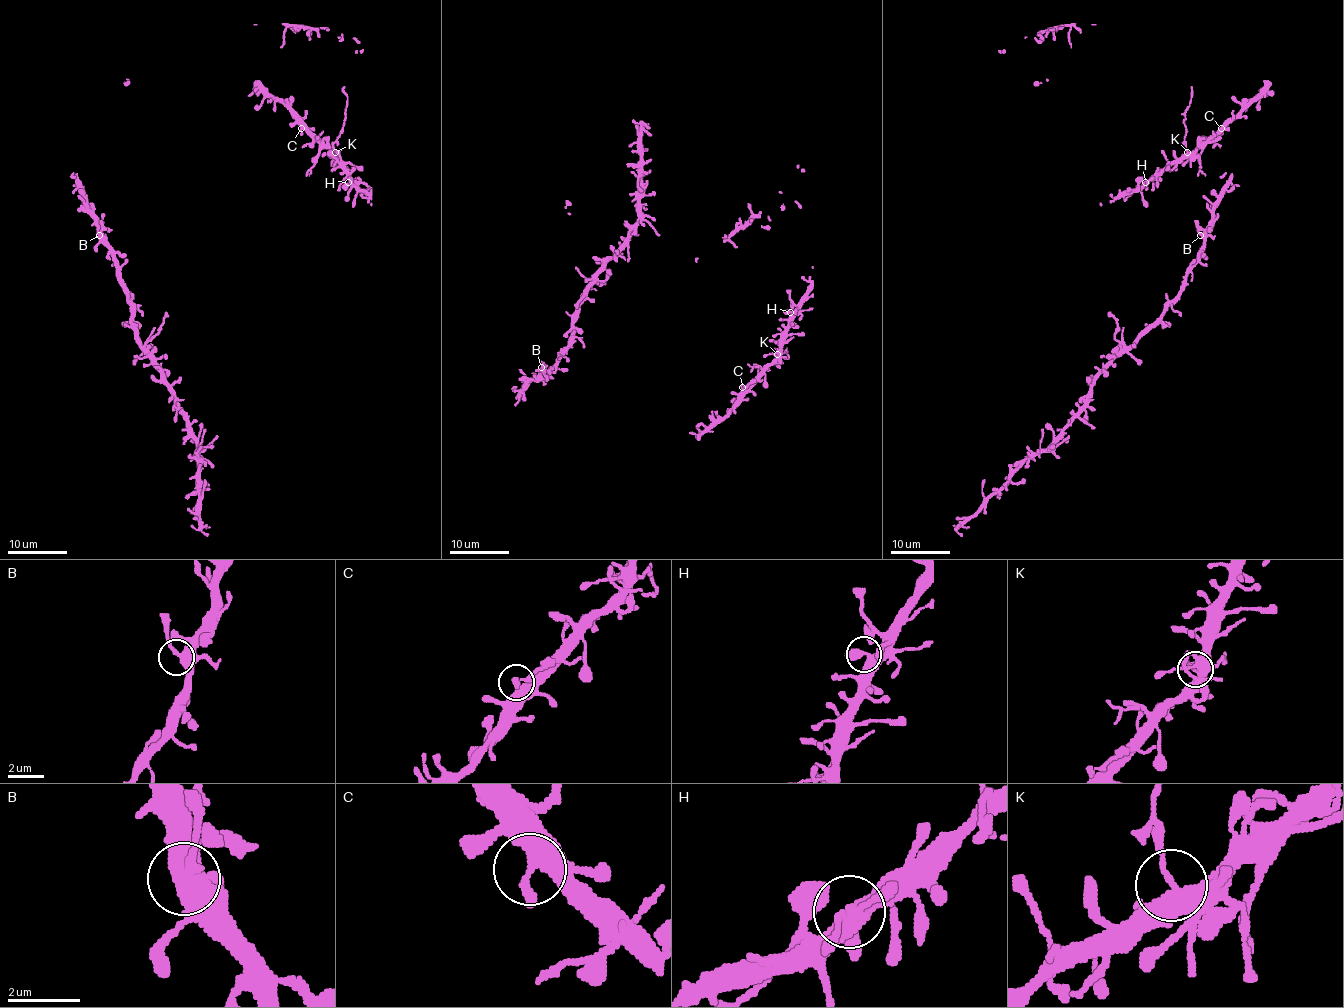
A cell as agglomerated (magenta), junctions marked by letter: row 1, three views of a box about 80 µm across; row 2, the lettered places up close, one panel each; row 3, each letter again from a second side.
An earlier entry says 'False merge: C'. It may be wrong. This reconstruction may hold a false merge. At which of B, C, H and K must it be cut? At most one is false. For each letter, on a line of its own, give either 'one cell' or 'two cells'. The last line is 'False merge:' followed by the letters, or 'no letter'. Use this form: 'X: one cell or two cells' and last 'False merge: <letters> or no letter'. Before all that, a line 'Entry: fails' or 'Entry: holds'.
Entry: fails
B: one cell
C: one cell
H: one cell
K: two cells
False merge: K

